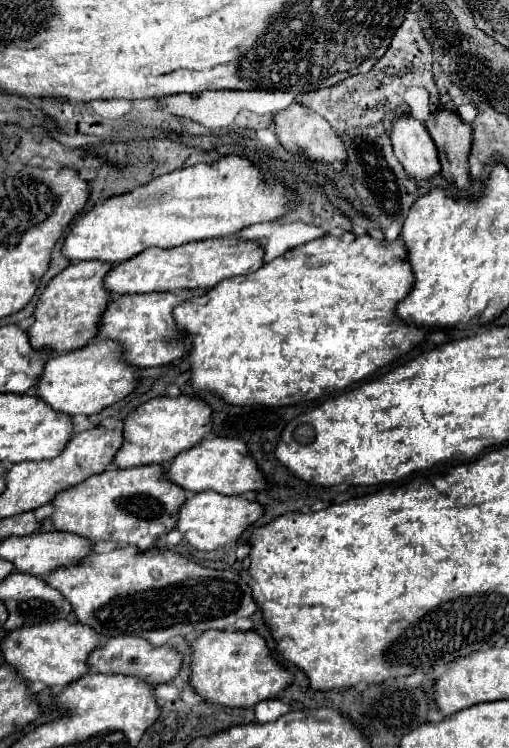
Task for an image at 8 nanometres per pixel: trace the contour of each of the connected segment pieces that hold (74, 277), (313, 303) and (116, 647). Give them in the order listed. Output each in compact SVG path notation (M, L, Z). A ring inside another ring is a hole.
M99 260L77 262L69 264L63 272L59 272L55 278L49 280L35 306L33 312L35 322L27 330L33 348L63 354L85 346L97 336L101 314L109 302L109 294L103 288L103 278L109 272L109 268L111 264L101 264Z
M345 232L341 236L325 236L325 238L311 240L311 242L303 244L303 246L297 246L297 248L285 252L283 256L273 258L271 262L265 262L253 274L245 274L245 276L239 276L239 278L223 280L221 284L211 288L209 294L197 296L197 298L177 306L173 310L175 324L177 324L179 330L183 330L183 334L187 332L187 336L191 340L191 348L189 348L187 356L183 358L191 366L191 378L189 378L191 388L193 390L215 392L223 402L235 404L235 406L293 406L297 402L313 402L313 400L325 398L325 396L329 396L333 392L345 390L351 384L373 376L379 368L391 364L393 360L397 360L399 356L407 354L417 344L421 344L425 340L425 336L429 334L429 330L407 326L395 316L395 304L409 294L411 284L413 284L411 264L405 262L405 260L407 260L407 250L401 244L401 240L395 240L395 242L387 244L387 242L373 240L367 234L365 236L355 236L353 232ZM209 312L223 312L223 314L217 314L217 318L215 316L209 318Z
M115 636L115 638L105 640L101 648L95 648L89 654L87 666L91 672L99 672L99 674L123 674L123 676L135 676L143 680L145 684L161 684L177 676L181 658L173 648L167 648L167 646L153 648L137 636Z

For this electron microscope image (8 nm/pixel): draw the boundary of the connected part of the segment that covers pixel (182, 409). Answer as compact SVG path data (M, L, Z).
M177 396L177 398L153 398L133 412L127 414L123 420L123 446L117 450L113 458L113 466L117 468L135 468L145 464L167 464L179 452L195 446L205 434L209 434L209 420L211 408L195 398Z

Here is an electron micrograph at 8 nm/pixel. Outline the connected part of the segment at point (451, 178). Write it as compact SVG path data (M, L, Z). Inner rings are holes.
M439 108L437 116L431 116L425 126L439 150L439 160L443 168L441 176L445 176L451 186L469 192L469 152L473 130L459 118L459 114L443 108Z

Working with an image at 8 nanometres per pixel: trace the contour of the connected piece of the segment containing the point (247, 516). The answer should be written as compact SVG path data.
M207 490L207 492L197 492L189 496L181 504L181 508L177 510L175 530L181 532L183 540L189 546L197 550L215 550L223 544L235 542L241 536L241 532L261 516L263 516L263 508L257 502L251 502L243 496L225 496L225 494Z

